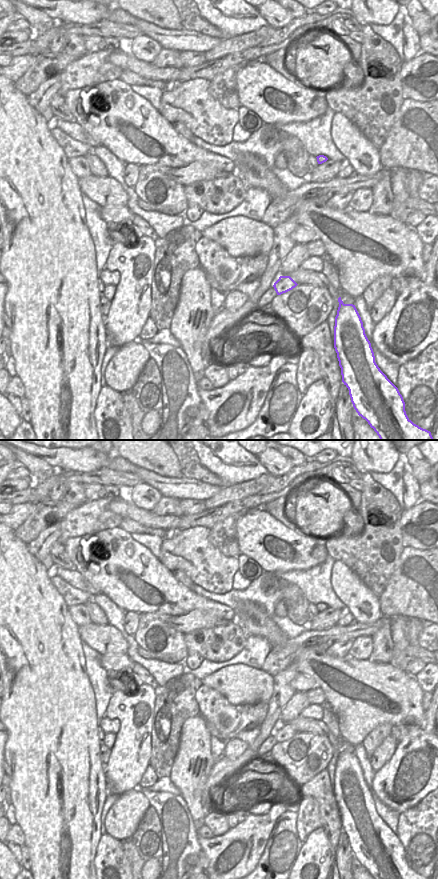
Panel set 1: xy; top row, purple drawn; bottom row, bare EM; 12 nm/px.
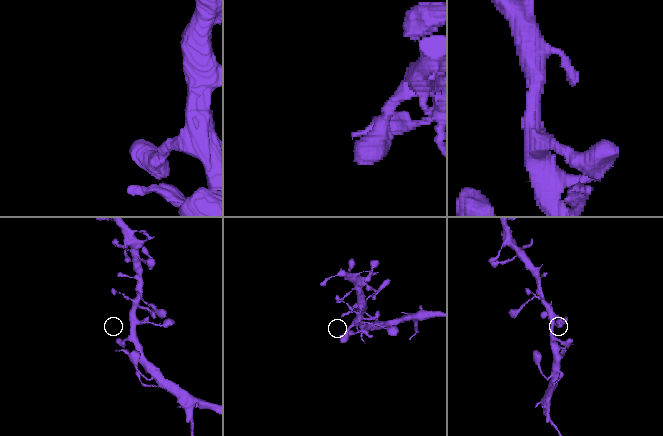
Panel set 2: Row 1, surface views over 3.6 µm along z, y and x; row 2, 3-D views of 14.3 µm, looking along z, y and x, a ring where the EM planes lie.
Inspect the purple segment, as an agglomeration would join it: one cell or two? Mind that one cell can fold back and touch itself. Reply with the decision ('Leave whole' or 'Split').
Leave whole

